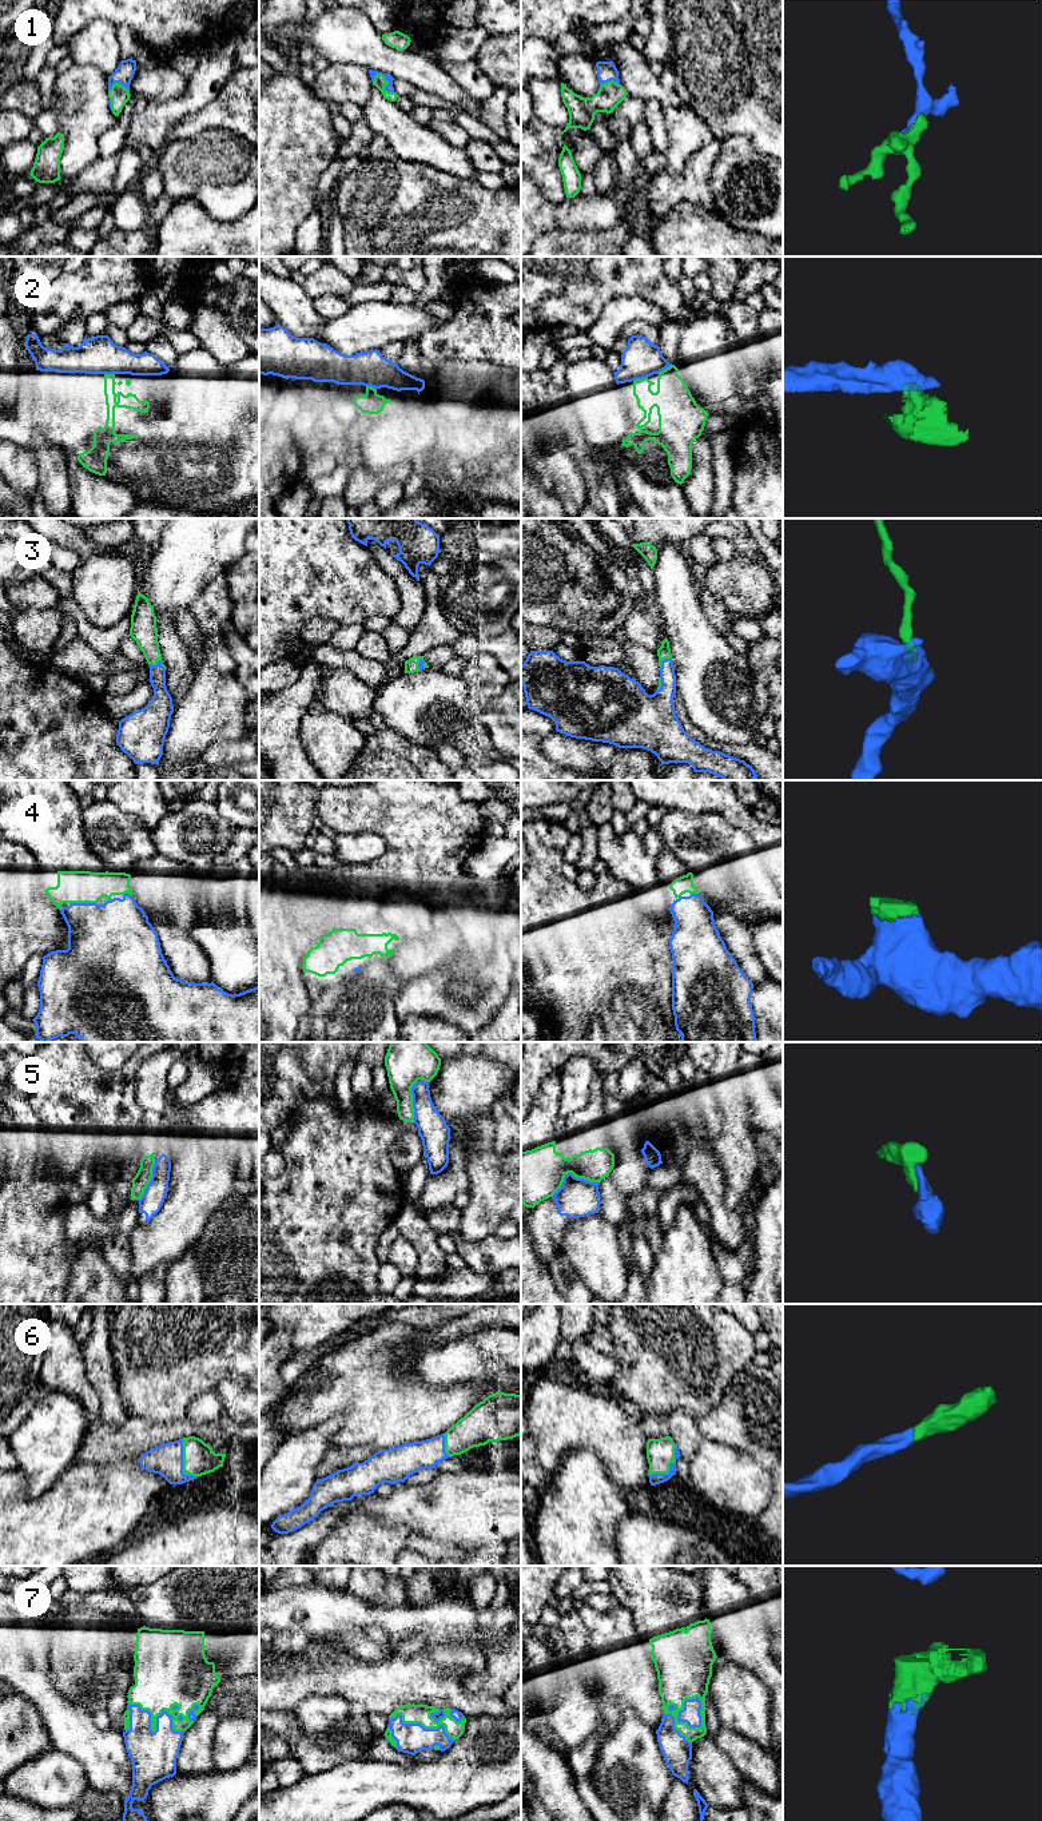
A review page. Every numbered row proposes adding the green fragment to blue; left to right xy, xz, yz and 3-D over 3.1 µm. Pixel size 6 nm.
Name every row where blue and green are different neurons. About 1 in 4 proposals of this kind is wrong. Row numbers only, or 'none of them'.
5

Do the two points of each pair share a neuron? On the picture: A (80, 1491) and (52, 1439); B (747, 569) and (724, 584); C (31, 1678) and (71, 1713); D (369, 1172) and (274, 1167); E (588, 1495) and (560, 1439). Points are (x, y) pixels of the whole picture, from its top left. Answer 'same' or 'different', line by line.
A: different
B: same
C: same
D: different
E: different

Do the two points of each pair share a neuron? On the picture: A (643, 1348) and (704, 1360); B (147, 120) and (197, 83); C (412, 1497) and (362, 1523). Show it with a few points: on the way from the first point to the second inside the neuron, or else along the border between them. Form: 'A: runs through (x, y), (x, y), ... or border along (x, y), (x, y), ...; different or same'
A: runs through (657, 1348), (672, 1348), (679, 1354), (689, 1354); same
B: runs through (160, 116), (177, 110), (190, 96); same
C: border along (343, 1517), (362, 1507), (384, 1523), (405, 1526); different

